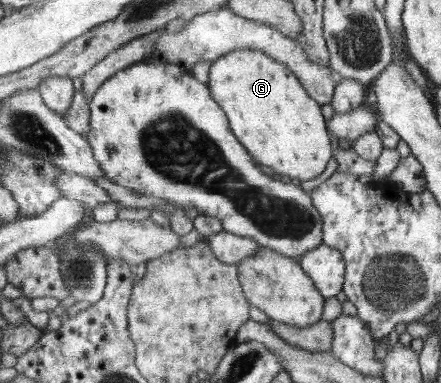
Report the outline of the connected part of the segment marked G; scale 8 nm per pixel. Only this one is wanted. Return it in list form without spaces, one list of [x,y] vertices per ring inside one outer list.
[[[240,49],[211,63],[210,91],[226,111],[230,127],[255,157],[286,180],[310,181],[322,175],[335,155],[322,107],[302,87],[290,67],[260,50]]]

